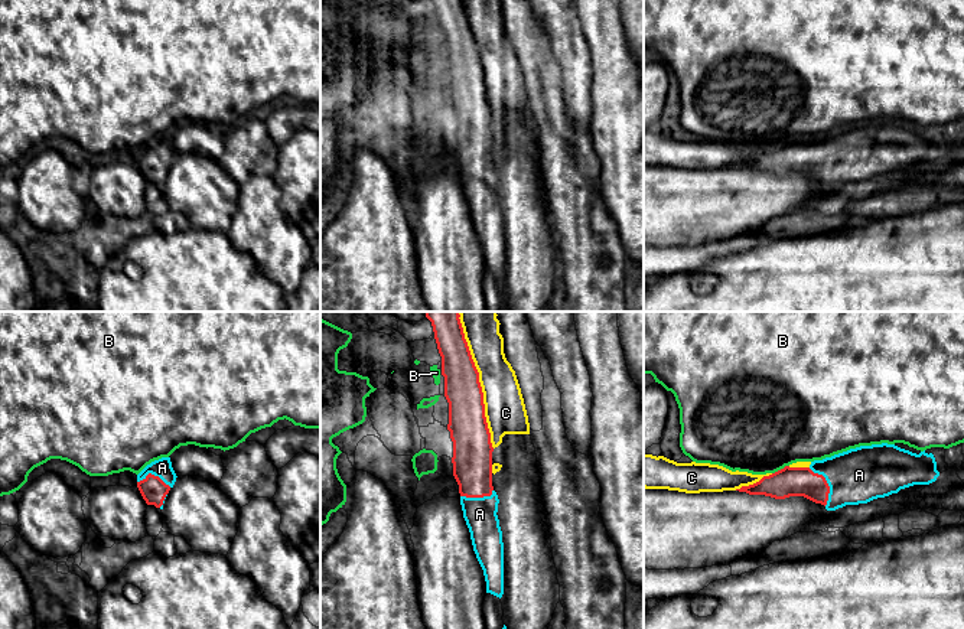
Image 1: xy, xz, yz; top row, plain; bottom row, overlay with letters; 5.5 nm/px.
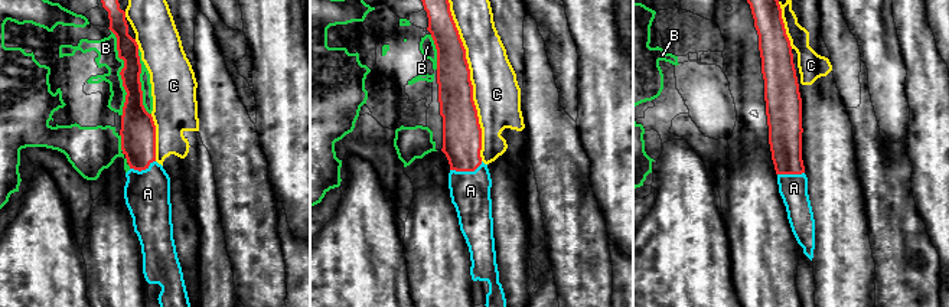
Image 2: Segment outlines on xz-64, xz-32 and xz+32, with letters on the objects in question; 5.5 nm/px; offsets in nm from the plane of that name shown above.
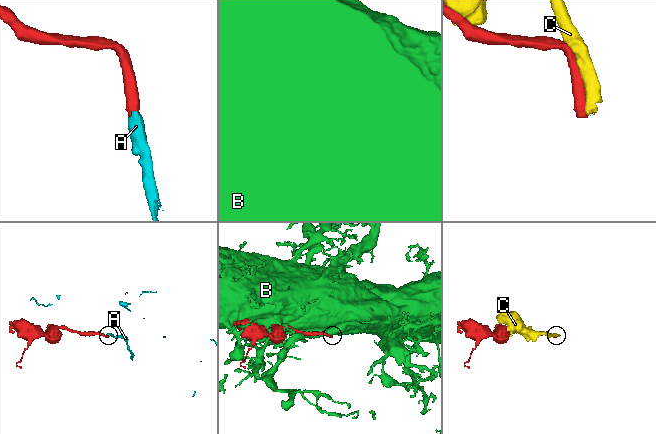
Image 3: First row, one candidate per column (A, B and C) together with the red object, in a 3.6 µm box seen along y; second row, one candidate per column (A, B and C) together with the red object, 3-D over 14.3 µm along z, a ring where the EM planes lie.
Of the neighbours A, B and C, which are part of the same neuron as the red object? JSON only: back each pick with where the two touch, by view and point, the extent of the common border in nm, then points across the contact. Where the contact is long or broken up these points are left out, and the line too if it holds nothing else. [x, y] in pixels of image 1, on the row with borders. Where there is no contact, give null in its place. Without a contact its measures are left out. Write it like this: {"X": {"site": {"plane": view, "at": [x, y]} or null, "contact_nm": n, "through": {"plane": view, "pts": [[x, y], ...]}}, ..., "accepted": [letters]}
{"A": {"site": {"plane": "yz", "at": [827, 484]}, "contact_nm": 240, "through": {"plane": "yz", "pts": [[787, 482], [827, 484], [859, 475]]}}, "accepted": ["A"]}

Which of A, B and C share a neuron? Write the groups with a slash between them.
A / B / C

